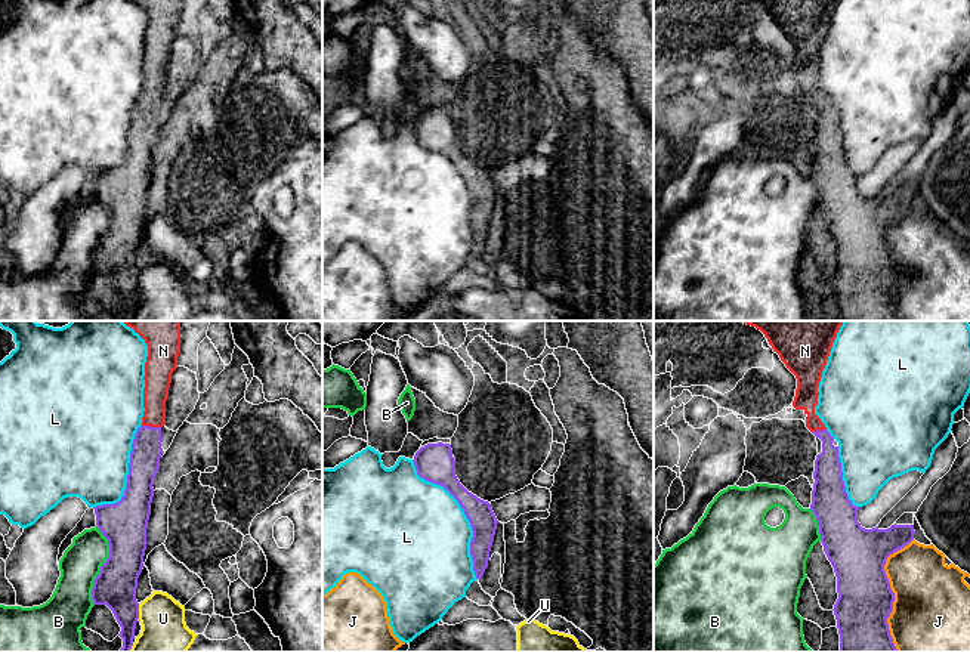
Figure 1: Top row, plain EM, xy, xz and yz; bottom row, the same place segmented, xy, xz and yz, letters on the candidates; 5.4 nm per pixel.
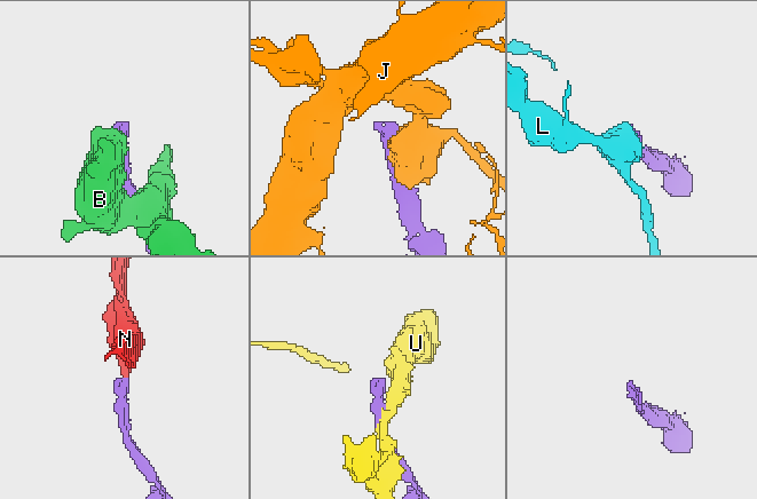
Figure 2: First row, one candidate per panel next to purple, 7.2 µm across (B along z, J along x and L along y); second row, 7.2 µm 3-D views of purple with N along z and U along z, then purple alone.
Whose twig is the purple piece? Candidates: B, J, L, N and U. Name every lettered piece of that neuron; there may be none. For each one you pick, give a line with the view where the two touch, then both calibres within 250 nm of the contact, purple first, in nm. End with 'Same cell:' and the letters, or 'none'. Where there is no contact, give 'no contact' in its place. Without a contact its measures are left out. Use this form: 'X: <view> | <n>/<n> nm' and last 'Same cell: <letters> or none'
N: xy | 160/140 nm
Same cell: N

